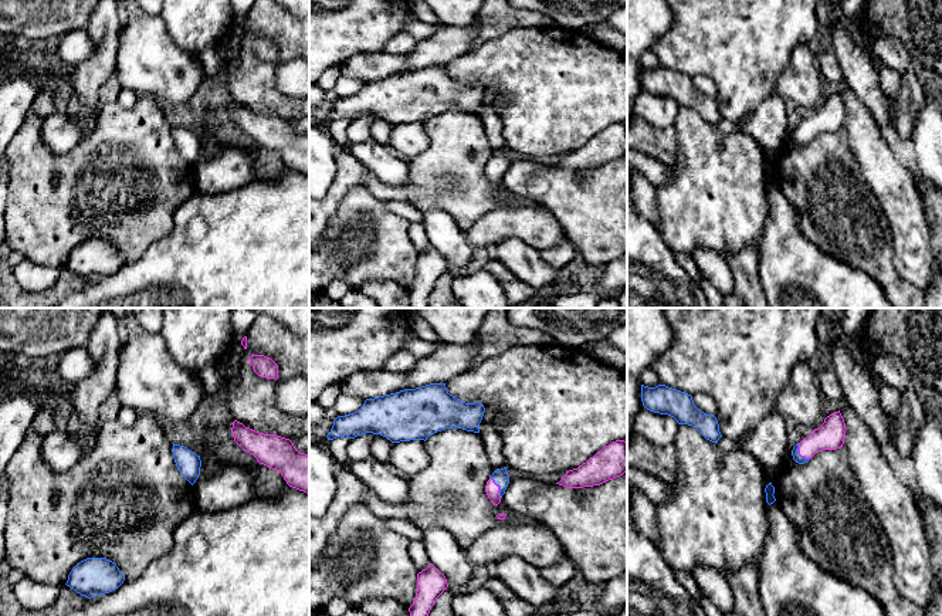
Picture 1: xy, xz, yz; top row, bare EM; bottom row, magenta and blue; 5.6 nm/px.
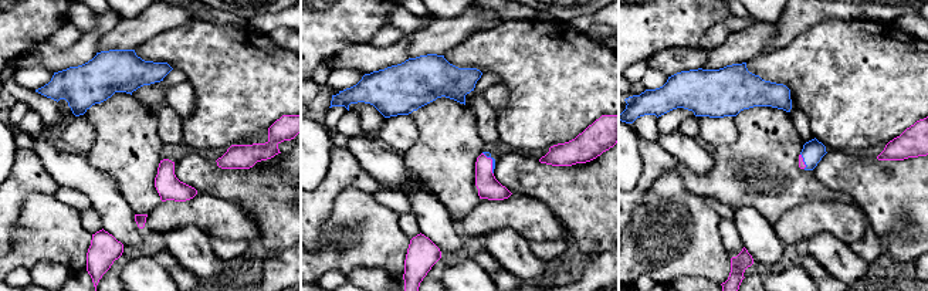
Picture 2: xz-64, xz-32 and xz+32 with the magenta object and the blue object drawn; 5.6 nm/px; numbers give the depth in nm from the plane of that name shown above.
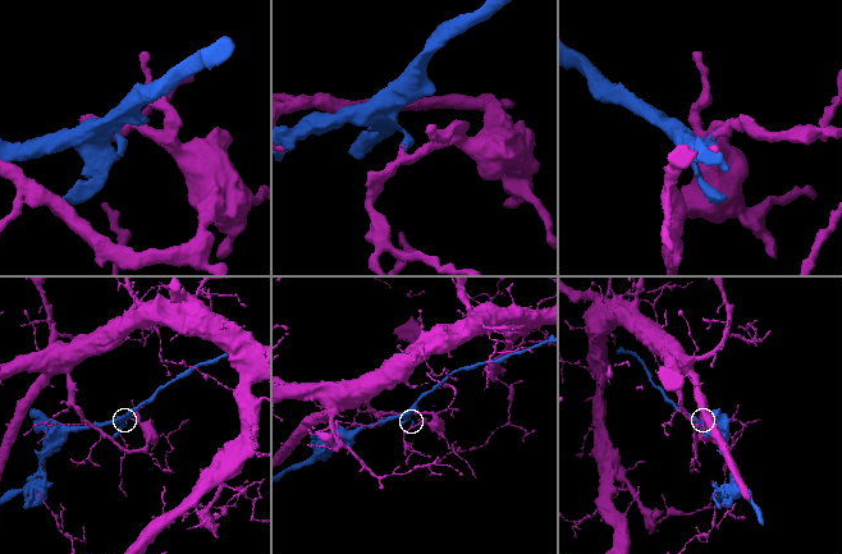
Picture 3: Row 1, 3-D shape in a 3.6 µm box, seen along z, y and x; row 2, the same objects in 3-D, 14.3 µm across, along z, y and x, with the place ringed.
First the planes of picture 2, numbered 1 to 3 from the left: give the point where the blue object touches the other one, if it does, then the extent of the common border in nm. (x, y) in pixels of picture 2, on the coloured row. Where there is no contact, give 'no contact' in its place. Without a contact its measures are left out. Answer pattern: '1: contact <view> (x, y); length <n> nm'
1: no contact
2: contact xz-32 (491, 162); length 140 nm
3: contact xz+32 (802, 161); length 90 nm

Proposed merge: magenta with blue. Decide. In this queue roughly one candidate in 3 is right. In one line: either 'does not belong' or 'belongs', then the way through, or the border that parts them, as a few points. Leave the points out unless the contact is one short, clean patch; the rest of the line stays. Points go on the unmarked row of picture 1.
does not belong

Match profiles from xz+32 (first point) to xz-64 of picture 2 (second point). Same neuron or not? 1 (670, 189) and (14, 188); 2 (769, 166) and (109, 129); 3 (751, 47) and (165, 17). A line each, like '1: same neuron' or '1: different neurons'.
1: different neurons
2: same neuron
3: same neuron

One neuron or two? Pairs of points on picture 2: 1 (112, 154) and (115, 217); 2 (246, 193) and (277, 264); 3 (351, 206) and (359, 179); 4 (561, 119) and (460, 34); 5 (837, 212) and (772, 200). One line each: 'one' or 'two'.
1: two
2: two
3: two
4: two
5: two

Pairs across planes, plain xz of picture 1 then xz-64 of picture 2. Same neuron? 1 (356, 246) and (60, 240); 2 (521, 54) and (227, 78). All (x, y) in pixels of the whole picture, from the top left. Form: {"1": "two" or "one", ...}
{"1": "one", "2": "one"}

